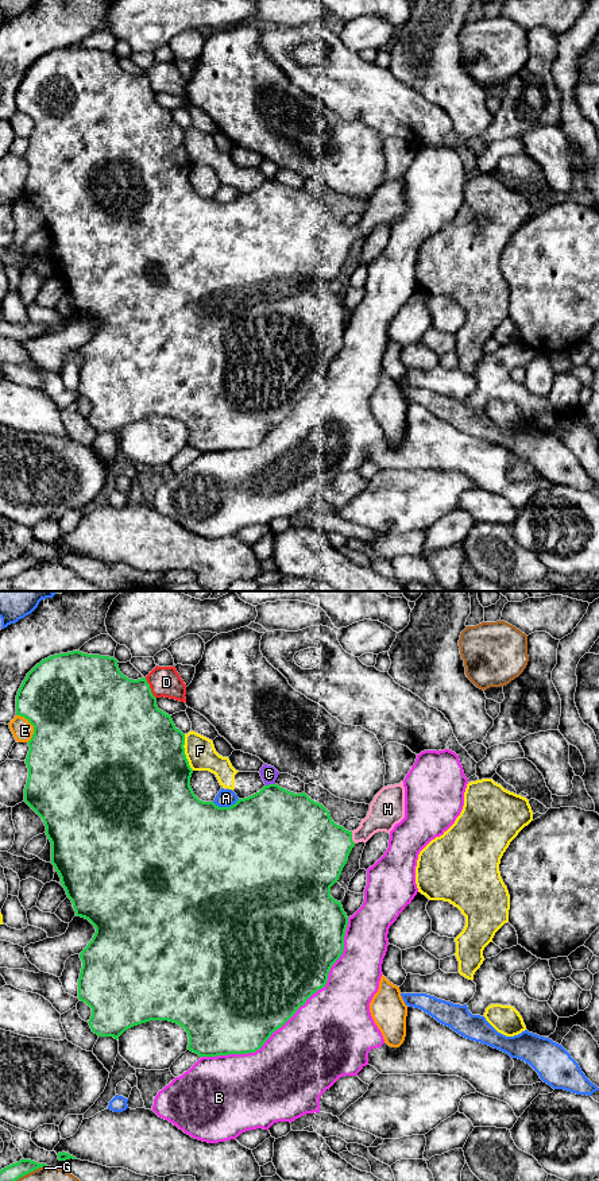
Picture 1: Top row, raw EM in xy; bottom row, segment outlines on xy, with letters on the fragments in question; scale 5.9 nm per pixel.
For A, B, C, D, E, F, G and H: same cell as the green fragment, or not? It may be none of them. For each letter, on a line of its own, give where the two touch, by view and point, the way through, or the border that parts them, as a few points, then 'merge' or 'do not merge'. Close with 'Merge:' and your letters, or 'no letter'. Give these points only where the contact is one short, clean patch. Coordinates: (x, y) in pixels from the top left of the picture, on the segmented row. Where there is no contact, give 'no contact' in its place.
A: contact xy (225, 807); do not merge
B: contact xy (296, 1011); do not merge
C: contact xy (270, 784); do not merge
D: contact xy (150, 689); do not merge
E: contact xy (33, 725); do not merge
F: contact xy (184, 752); do not merge
G: contact xy (30, 1172); do not merge
H: contact xy (351, 837); merge
Merge: H

